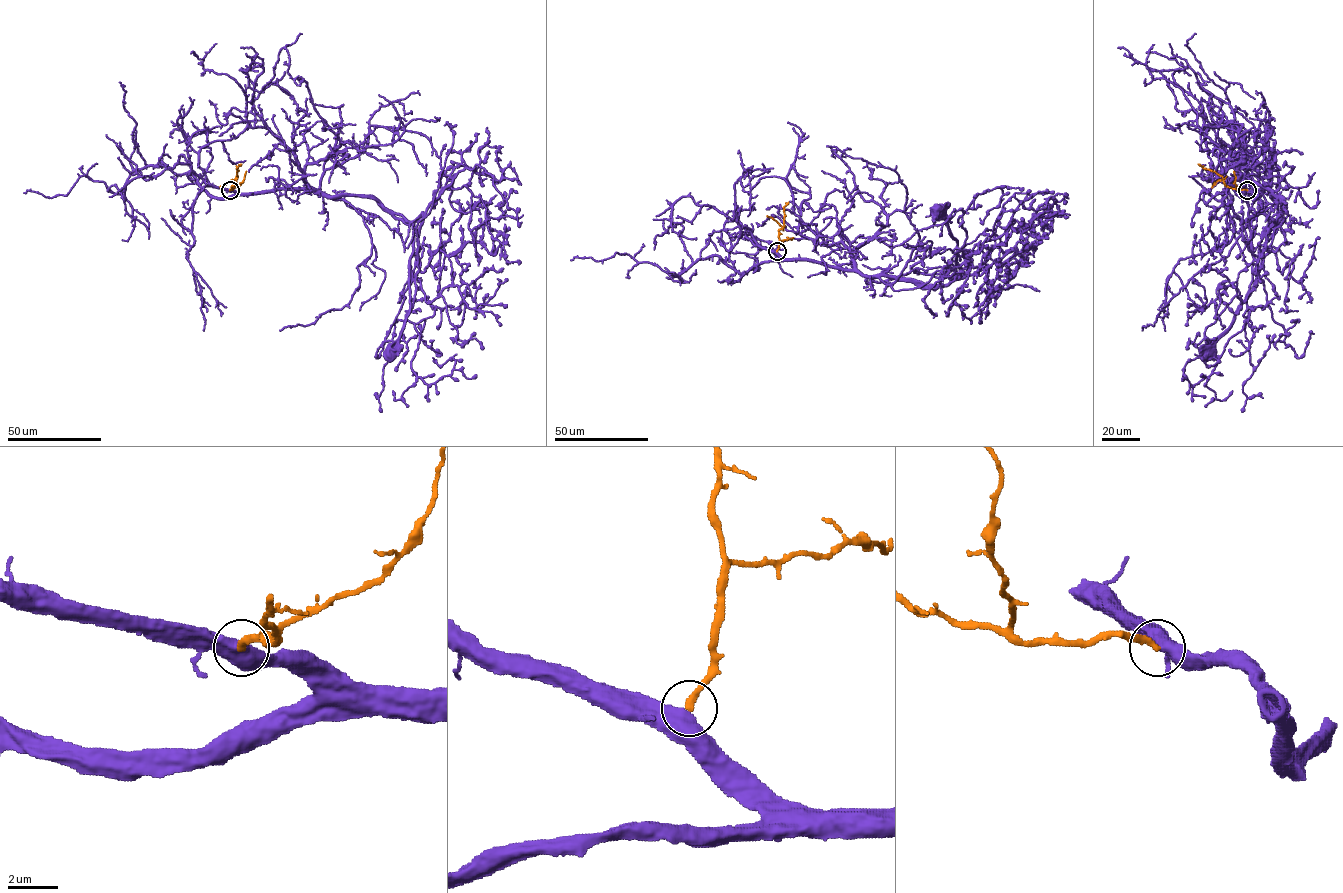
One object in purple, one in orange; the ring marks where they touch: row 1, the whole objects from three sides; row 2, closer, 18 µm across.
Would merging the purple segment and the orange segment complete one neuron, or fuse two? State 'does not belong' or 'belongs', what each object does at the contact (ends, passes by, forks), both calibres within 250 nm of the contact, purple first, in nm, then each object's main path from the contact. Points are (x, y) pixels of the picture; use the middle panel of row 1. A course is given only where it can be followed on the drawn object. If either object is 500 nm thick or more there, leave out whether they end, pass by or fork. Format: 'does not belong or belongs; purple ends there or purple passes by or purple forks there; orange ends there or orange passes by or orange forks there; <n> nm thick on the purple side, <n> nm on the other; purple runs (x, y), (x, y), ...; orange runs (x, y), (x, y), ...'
belongs; 700 nm thick on the purple side, 260 nm on the other; purple runs (776, 251), (786, 259), (822, 262), (870, 276), (949, 284), (960, 275), (957, 243), (936, 210); orange runs (777, 251), (779, 231), (784, 226), (785, 203)

